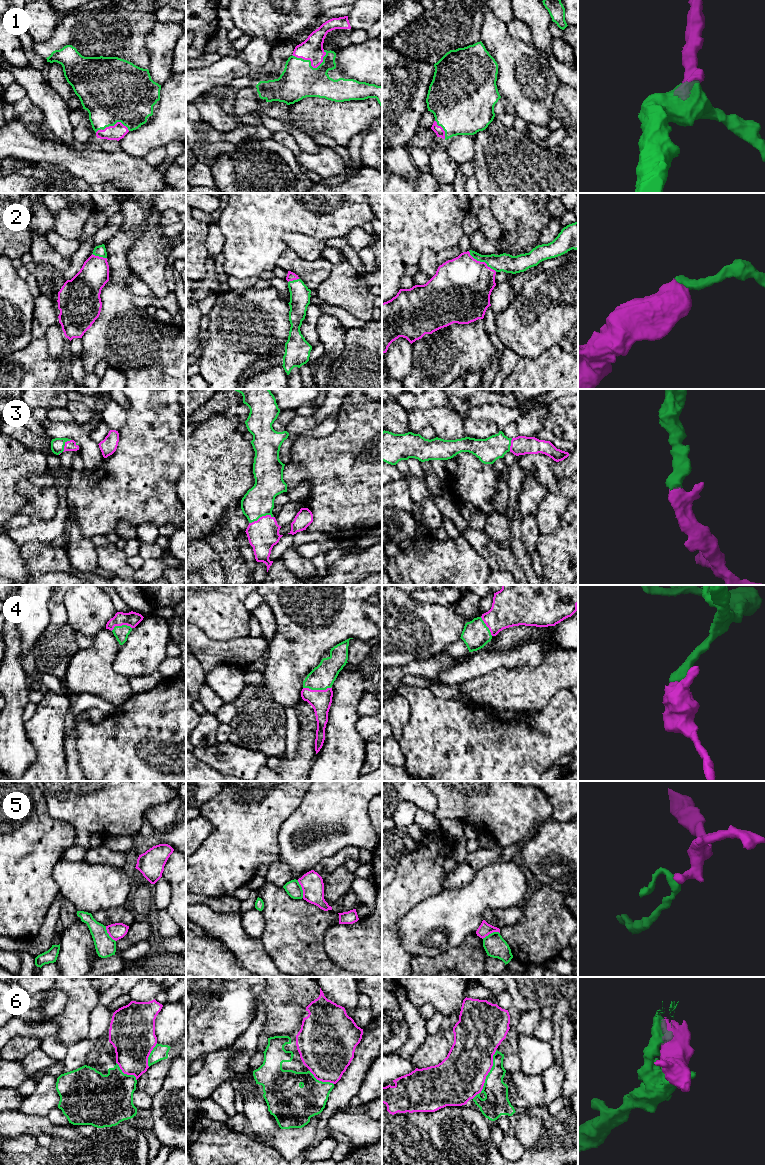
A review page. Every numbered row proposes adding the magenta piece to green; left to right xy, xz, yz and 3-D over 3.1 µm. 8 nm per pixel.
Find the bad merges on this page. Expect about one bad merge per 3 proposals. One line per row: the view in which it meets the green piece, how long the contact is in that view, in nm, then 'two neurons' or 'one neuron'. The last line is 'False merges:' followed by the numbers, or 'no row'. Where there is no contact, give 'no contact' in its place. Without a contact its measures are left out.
1: contact in xz; length 280 nm; one neuron
2: contact in yz; length 280 nm; one neuron
3: contact in xz; length 200 nm; one neuron
4: contact in xz; length 220 nm; one neuron
5: contact in xz; length 150 nm; two neurons
6: contact in yz; length 440 nm; two neurons
False merges: 5, 6

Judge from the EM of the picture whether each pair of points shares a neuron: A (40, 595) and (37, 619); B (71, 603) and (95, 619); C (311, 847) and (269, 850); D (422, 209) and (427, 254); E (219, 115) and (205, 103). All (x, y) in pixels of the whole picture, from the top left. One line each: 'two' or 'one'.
A: one
B: one
C: two
D: two
E: one

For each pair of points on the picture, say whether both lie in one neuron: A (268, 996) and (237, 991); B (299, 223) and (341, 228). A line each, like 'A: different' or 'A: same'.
A: different
B: same

